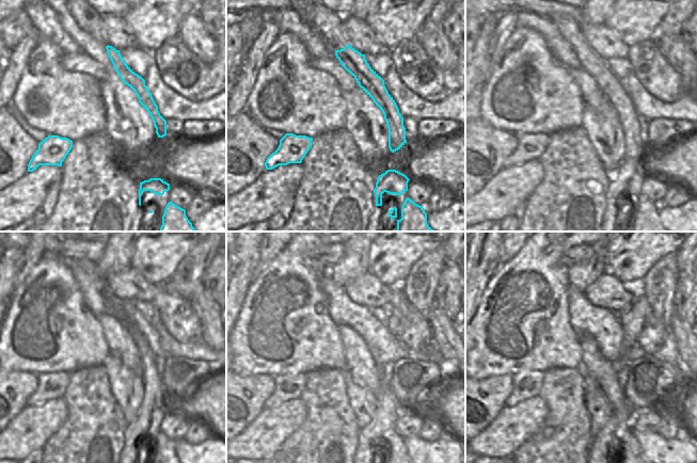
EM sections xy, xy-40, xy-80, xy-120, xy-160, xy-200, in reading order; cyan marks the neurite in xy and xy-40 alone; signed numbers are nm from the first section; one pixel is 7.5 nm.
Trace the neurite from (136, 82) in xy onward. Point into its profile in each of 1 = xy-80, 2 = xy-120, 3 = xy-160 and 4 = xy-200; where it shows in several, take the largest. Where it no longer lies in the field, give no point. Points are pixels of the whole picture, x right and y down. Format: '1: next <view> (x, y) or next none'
1: next xy-80 (628, 178)
2: next xy-120 (155, 445)
3: next xy-160 (393, 448)
4: next xy-200 (621, 418)

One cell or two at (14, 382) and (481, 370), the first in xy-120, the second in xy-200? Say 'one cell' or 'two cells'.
two cells

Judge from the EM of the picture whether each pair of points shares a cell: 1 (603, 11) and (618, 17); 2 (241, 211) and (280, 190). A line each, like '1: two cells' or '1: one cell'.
1: two cells
2: one cell

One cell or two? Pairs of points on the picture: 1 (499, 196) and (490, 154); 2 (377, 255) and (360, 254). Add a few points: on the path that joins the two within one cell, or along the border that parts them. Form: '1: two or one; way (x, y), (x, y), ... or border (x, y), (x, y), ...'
1: two; border (503, 166), (477, 192)
2: two; border (373, 242), (369, 249), (368, 269)

